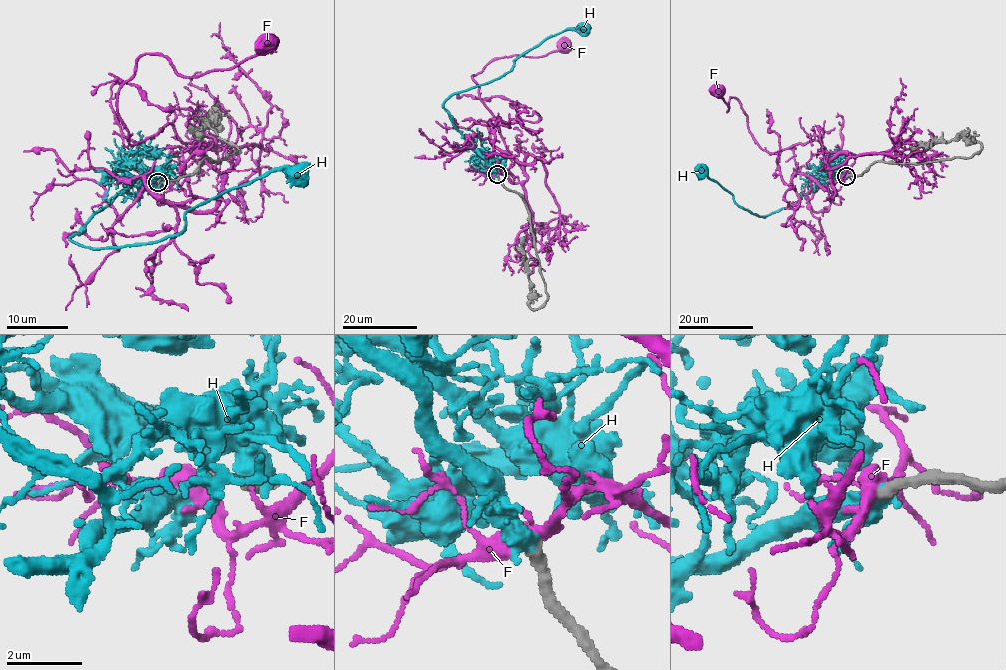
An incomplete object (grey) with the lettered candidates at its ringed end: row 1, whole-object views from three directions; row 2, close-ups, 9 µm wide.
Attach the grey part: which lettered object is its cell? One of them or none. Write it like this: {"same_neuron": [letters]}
{"same_neuron": ["H"]}

